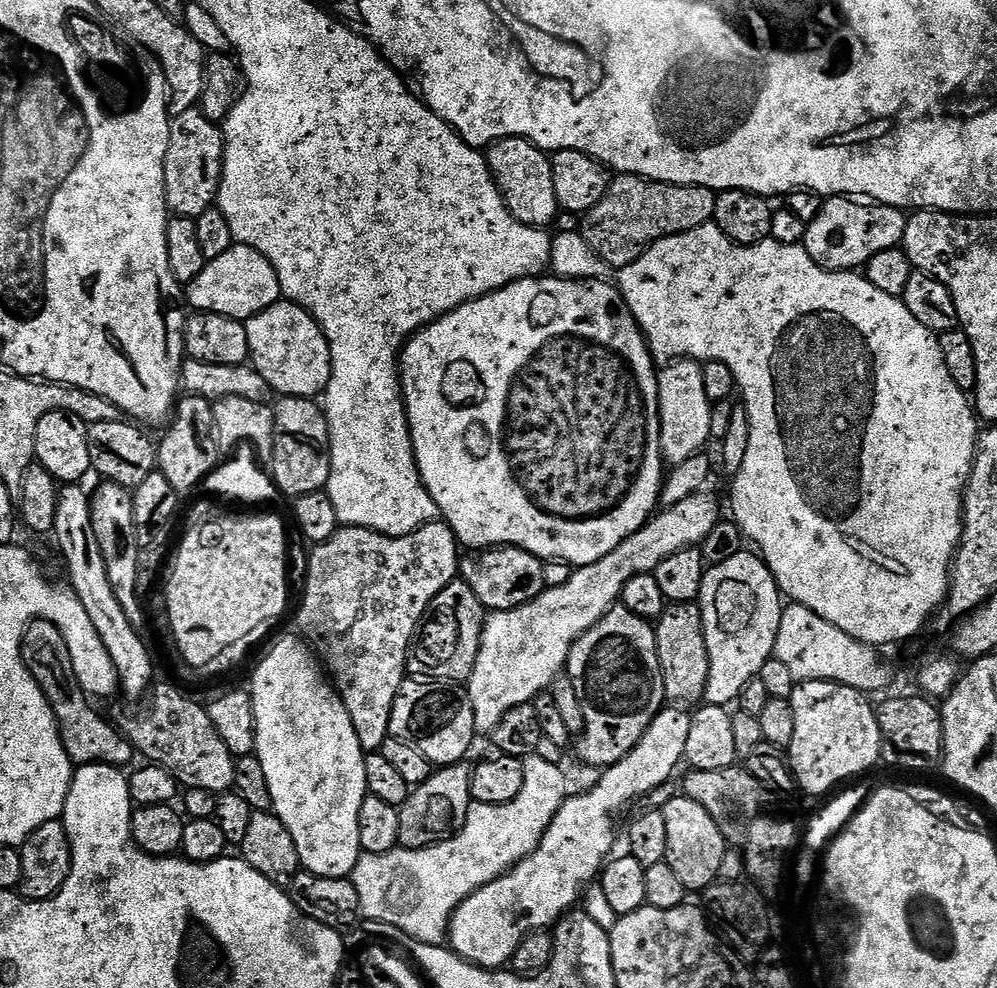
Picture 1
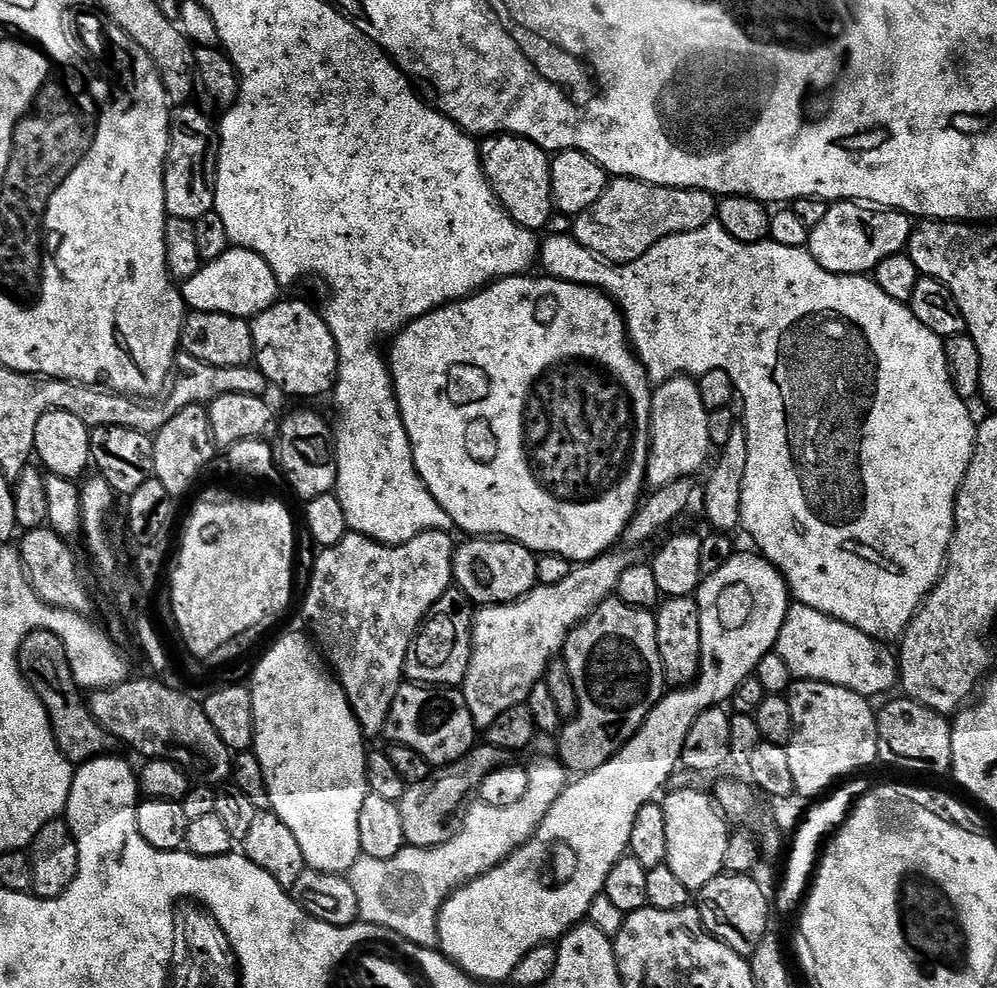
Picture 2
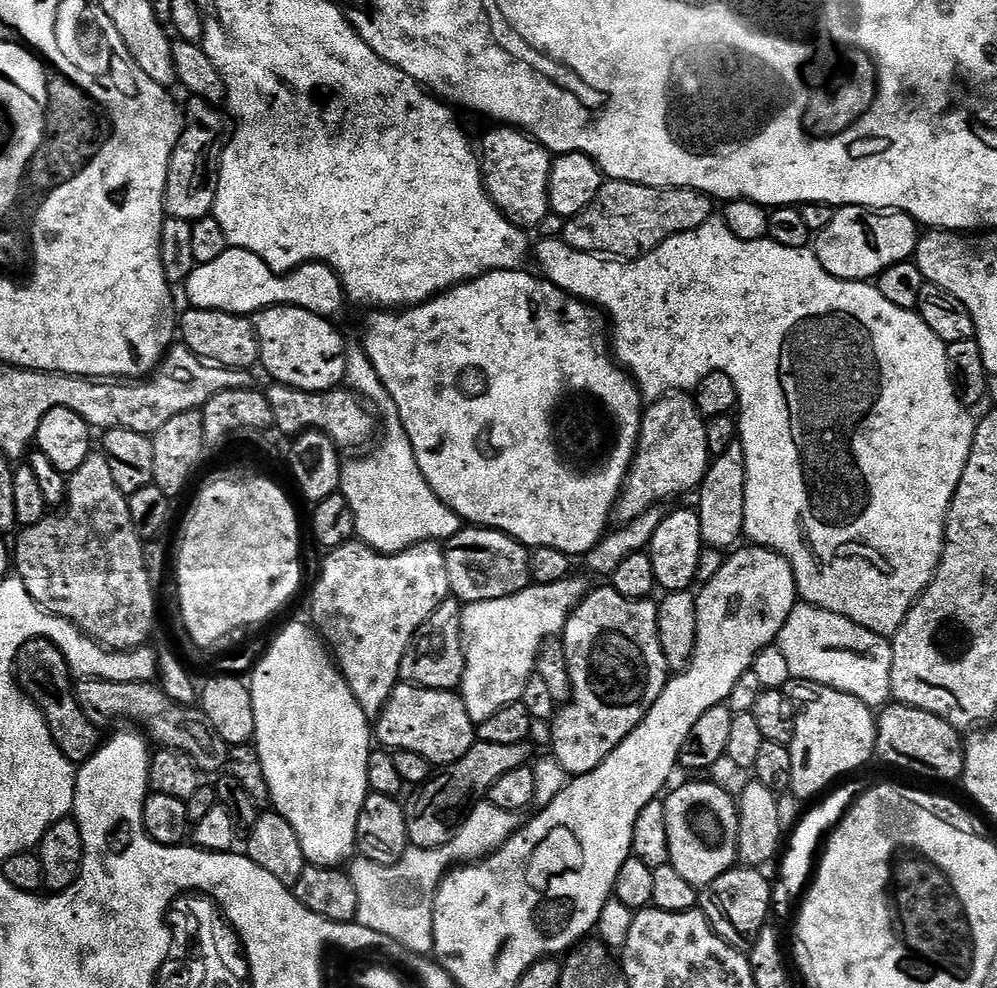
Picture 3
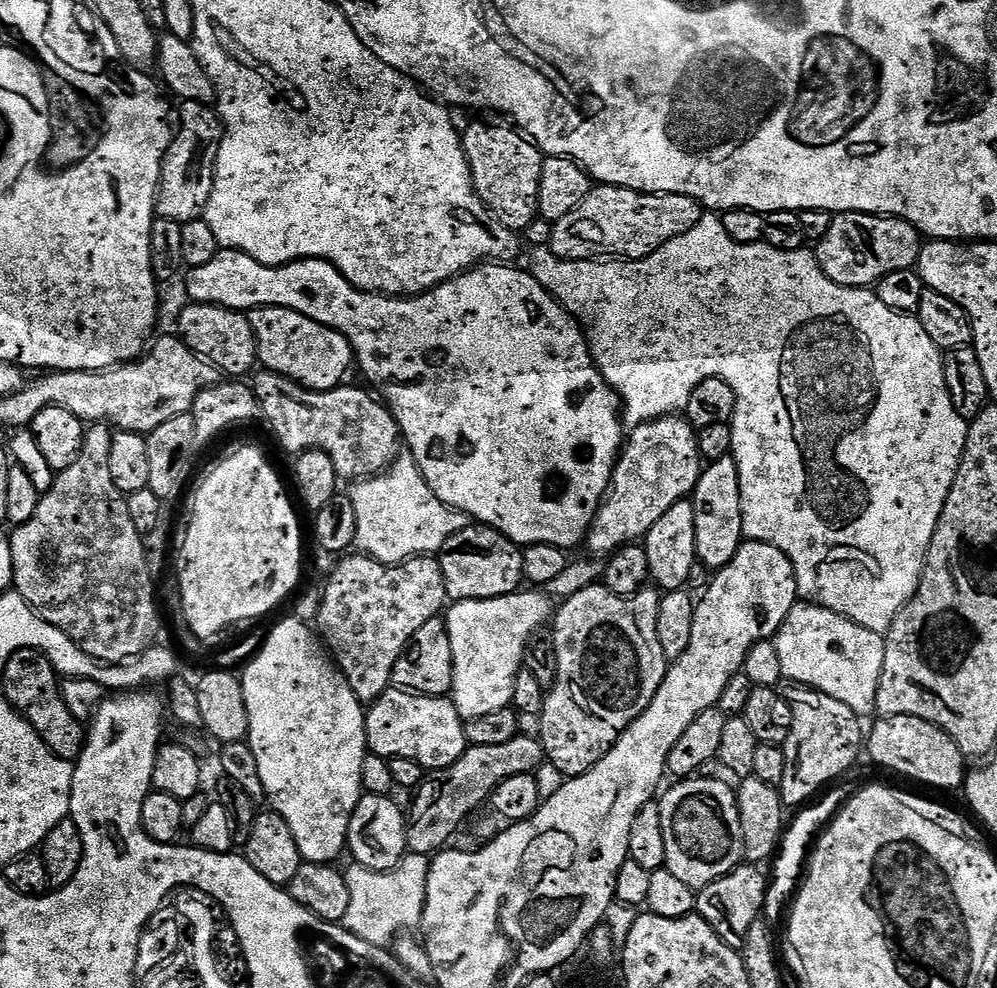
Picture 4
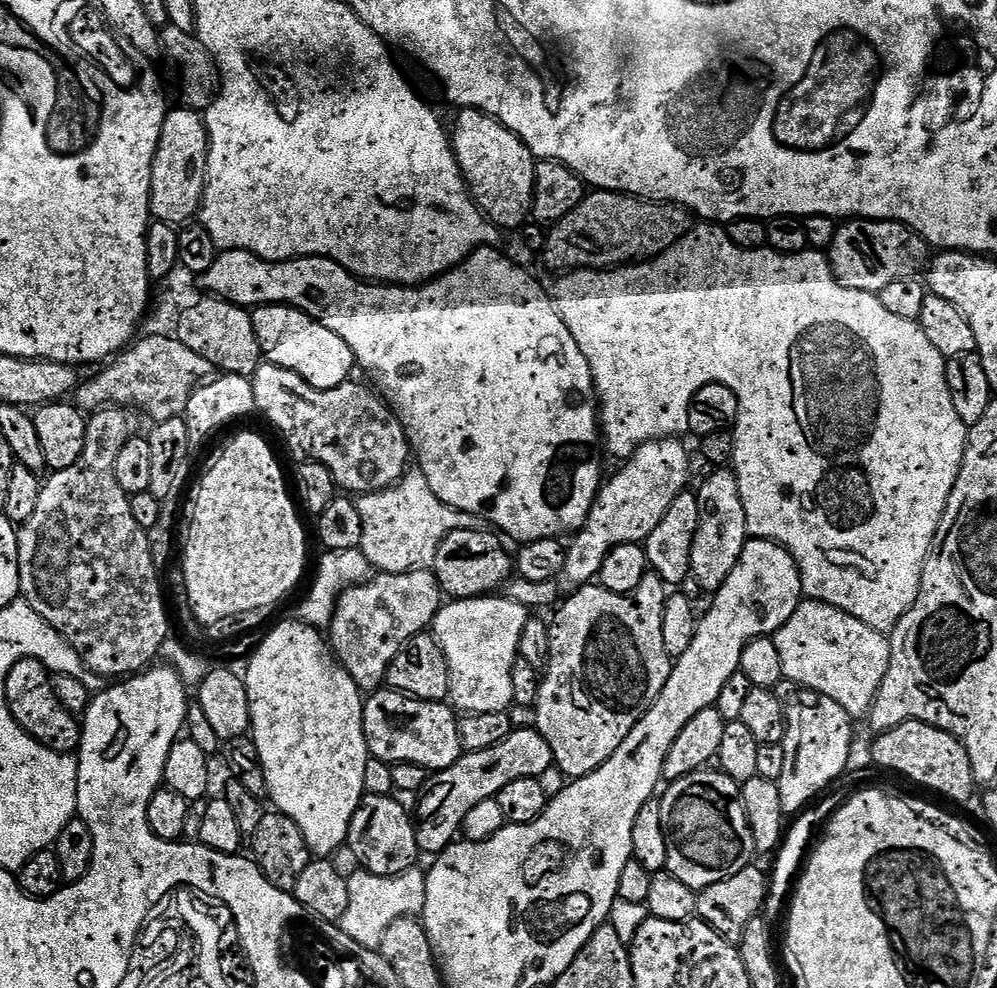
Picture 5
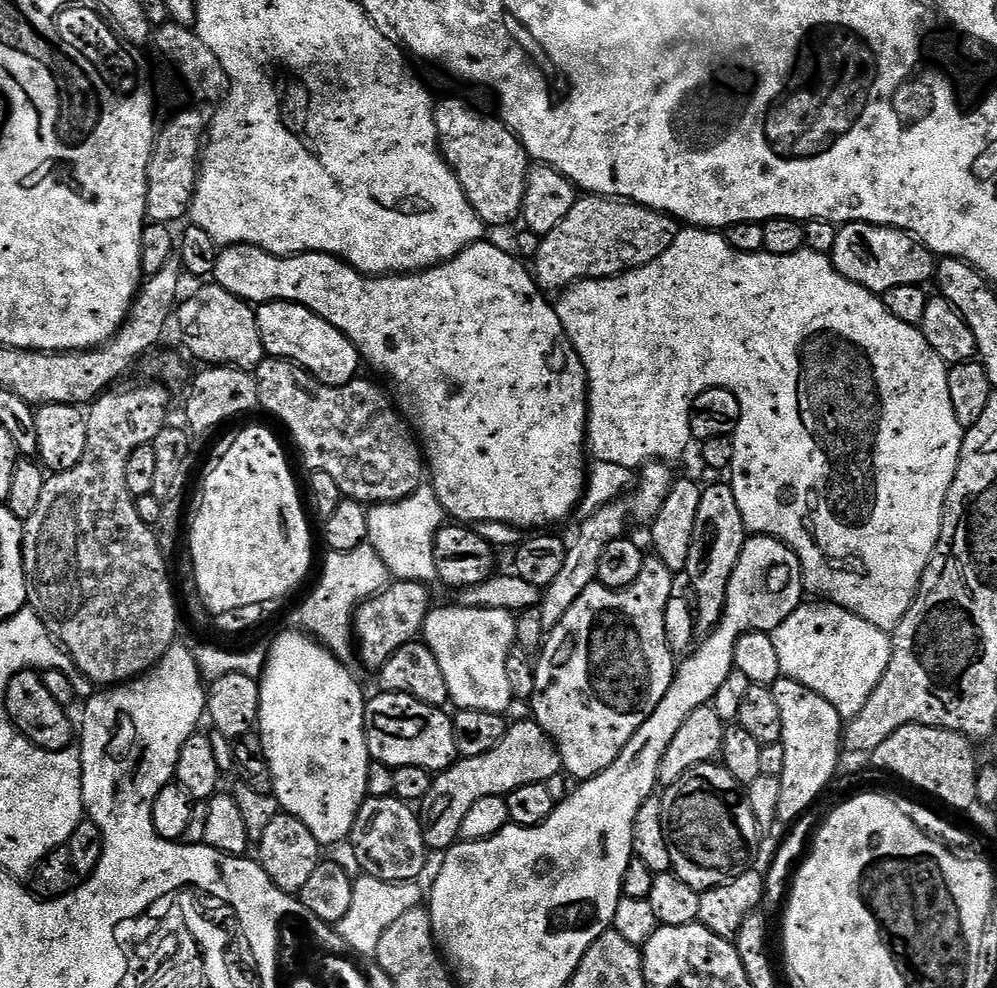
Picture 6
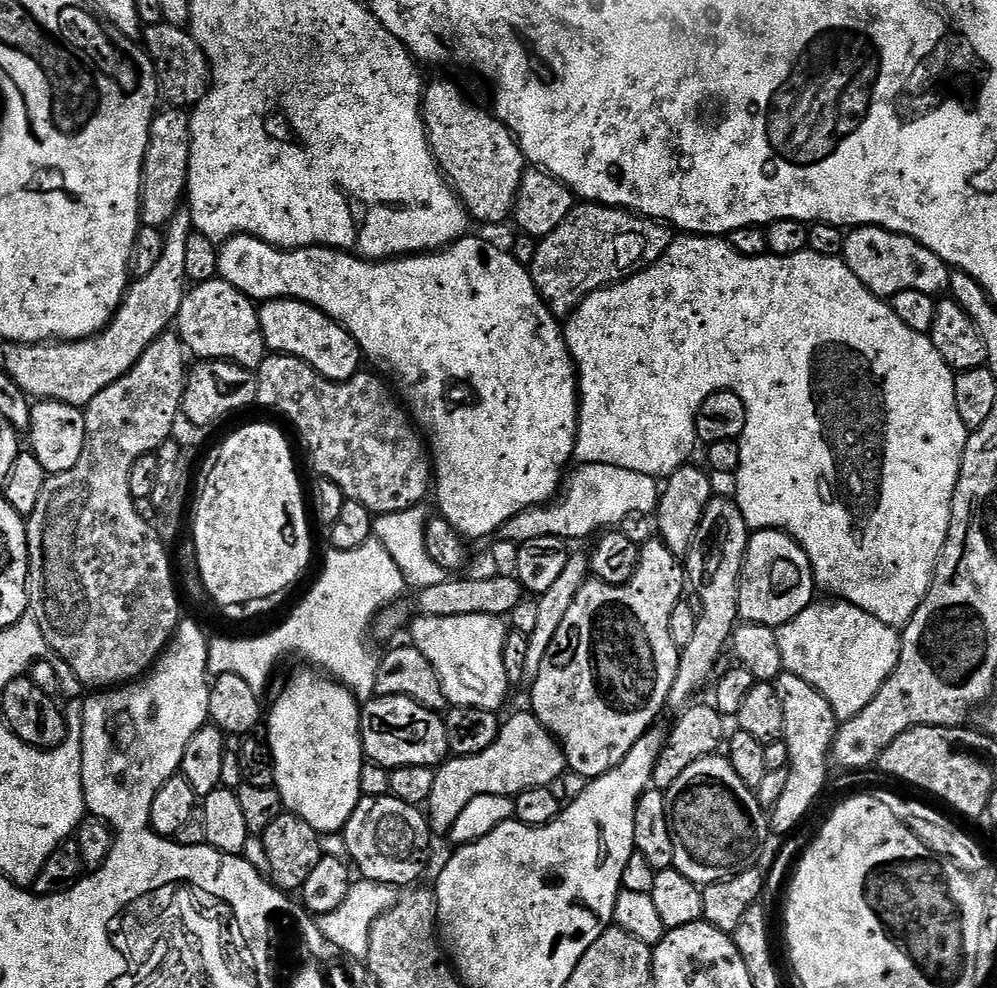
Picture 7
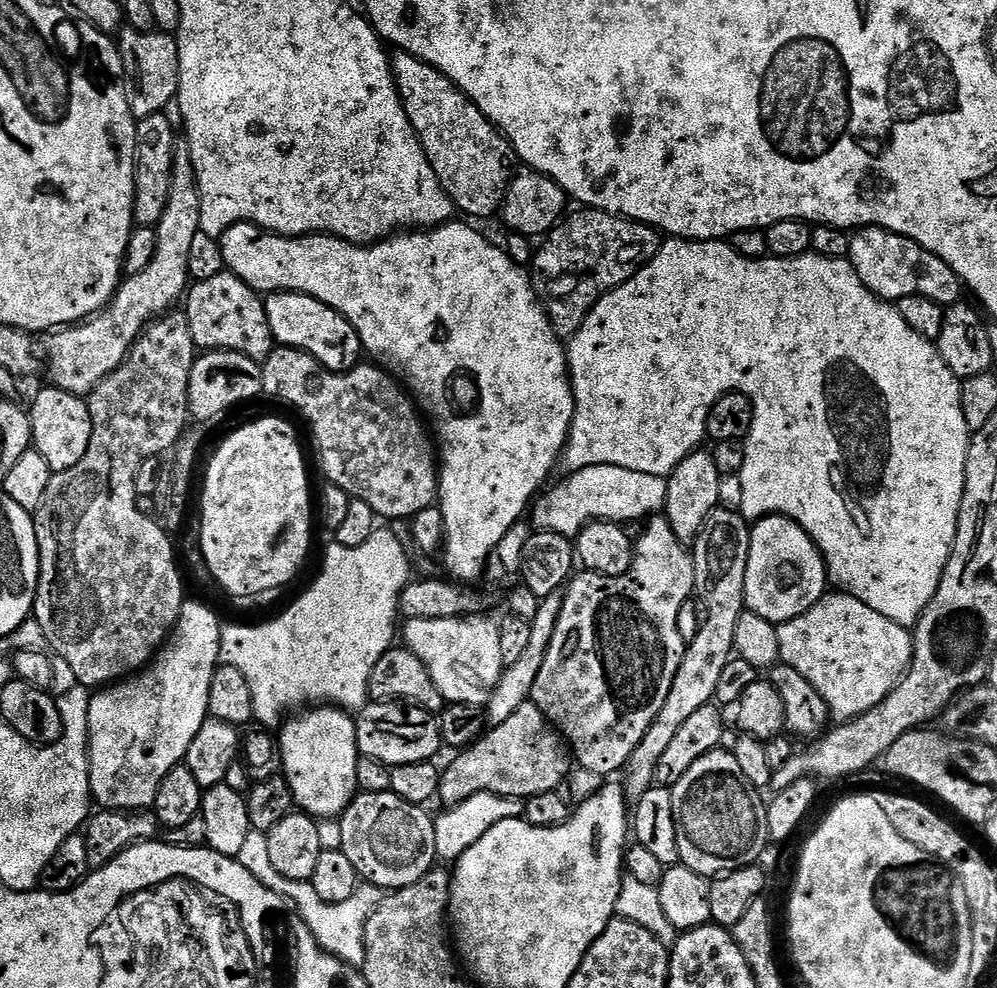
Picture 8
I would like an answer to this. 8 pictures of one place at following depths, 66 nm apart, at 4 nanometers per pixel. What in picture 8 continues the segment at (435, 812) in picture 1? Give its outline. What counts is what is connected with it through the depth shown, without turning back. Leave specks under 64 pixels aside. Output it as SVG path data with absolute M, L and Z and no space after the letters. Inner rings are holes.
M529 702L518 706L506 722L485 731L472 747L457 755L450 768L440 774L438 800L441 805L451 806L483 792L513 798L546 794L557 791L567 781L573 767L564 737L549 724L542 710Z

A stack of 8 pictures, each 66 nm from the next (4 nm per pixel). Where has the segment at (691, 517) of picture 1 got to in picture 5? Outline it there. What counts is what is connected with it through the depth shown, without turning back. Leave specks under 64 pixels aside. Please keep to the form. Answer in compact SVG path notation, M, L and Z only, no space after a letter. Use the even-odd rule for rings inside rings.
M500 594L477 596L475 600L452 600L441 607L434 621L434 635L440 641L440 649L444 651L448 663L448 691L451 703L461 713L503 712L513 707L512 671L520 654L522 630L529 619L529 609Z

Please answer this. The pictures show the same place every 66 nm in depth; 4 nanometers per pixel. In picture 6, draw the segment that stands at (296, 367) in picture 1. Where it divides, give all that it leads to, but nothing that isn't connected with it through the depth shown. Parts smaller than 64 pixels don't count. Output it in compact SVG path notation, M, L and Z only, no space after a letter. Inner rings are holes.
M289 300L261 304L256 308L256 321L262 346L269 357L290 360L330 386L342 386L357 379L359 372L356 371L362 368L362 357L354 342L350 342L350 338L346 338L342 330L330 326L330 322L326 322L306 306Z

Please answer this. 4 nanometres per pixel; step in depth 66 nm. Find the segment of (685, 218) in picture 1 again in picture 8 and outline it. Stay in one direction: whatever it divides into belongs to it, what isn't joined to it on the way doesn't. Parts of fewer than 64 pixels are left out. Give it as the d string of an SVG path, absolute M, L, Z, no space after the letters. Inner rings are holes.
M585 207L583 210L567 217L548 233L544 244L535 249L530 265L532 288L548 313L554 330L562 338L571 338L582 326L586 314L608 292L622 286L638 270L642 270L658 254L662 236L648 224L640 224L637 220L629 220L626 216L616 216L612 212L600 212L596 208Z

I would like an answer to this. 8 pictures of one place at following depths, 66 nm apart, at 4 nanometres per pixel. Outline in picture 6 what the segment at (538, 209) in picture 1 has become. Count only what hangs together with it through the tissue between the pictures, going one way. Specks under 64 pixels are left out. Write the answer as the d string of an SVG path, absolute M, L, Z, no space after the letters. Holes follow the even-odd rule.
M444 100L435 105L436 109L436 133L440 139L440 151L444 154L444 160L455 172L470 206L482 218L486 226L492 224L500 228L511 220L519 221L524 210L524 195L528 186L528 169L530 157L528 151L520 143L515 132L504 123L503 119L491 120L488 116L479 116L472 108L467 108L460 100Z

